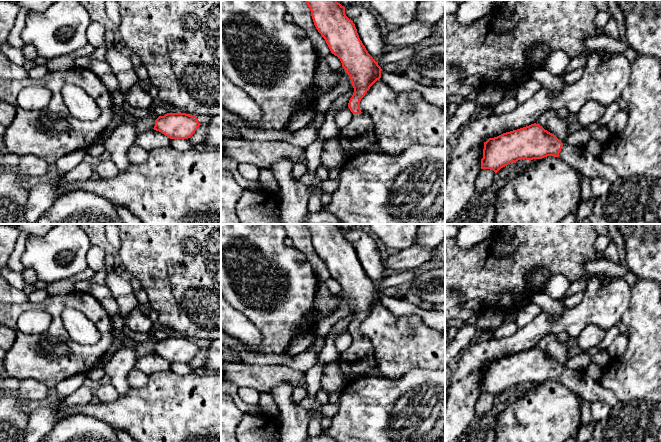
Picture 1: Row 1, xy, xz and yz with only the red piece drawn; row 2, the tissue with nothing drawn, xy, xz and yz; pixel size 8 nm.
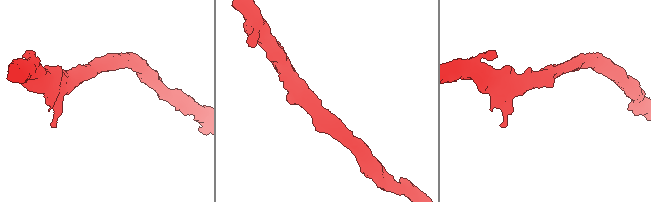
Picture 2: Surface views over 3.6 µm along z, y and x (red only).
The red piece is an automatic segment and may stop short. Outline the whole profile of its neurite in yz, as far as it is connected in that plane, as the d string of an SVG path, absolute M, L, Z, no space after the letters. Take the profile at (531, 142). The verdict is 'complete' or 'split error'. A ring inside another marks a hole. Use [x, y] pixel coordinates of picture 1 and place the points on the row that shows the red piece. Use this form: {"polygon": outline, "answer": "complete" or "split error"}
{"polygon": "M536 123L484 142L481 169L497 173L512 162L516 163L521 159L531 161L547 156L559 157L590 180L603 177L613 183L618 178L609 165L603 163L599 156L590 153L585 146L563 144L556 135Z", "answer": "split error"}

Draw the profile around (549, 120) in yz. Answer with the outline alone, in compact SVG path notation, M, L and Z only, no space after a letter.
M555 110L544 112L537 119L536 124L539 124L548 132L554 134L563 144L571 132L567 127L566 119L559 118Z

